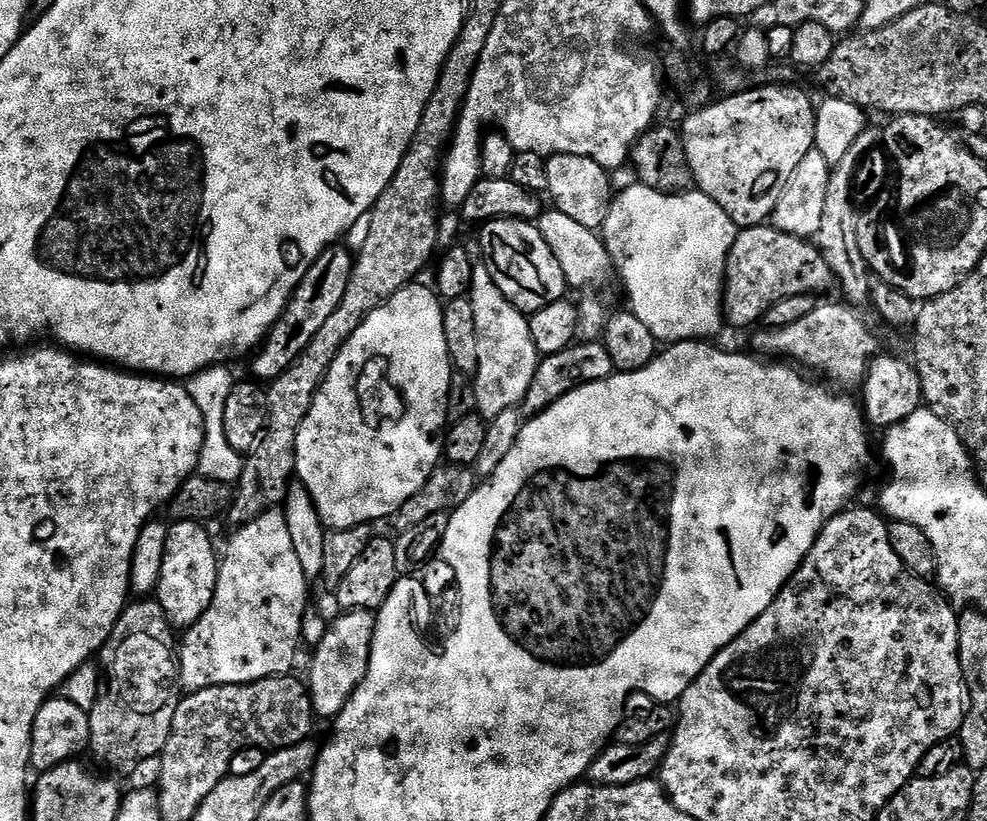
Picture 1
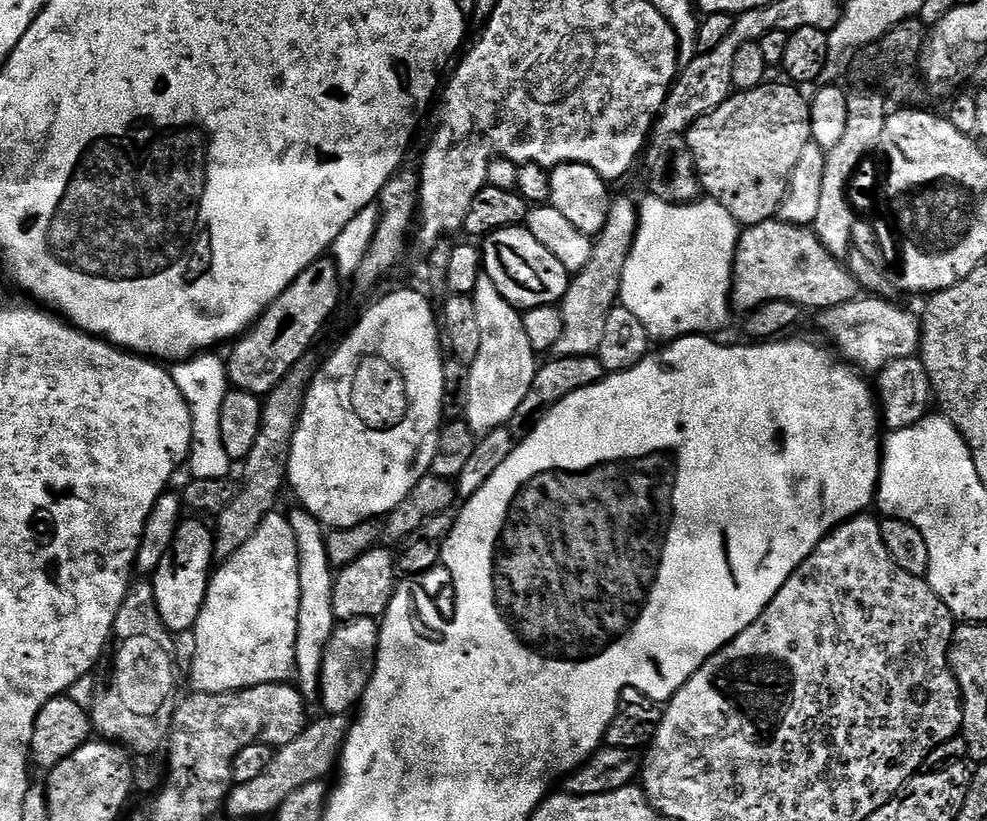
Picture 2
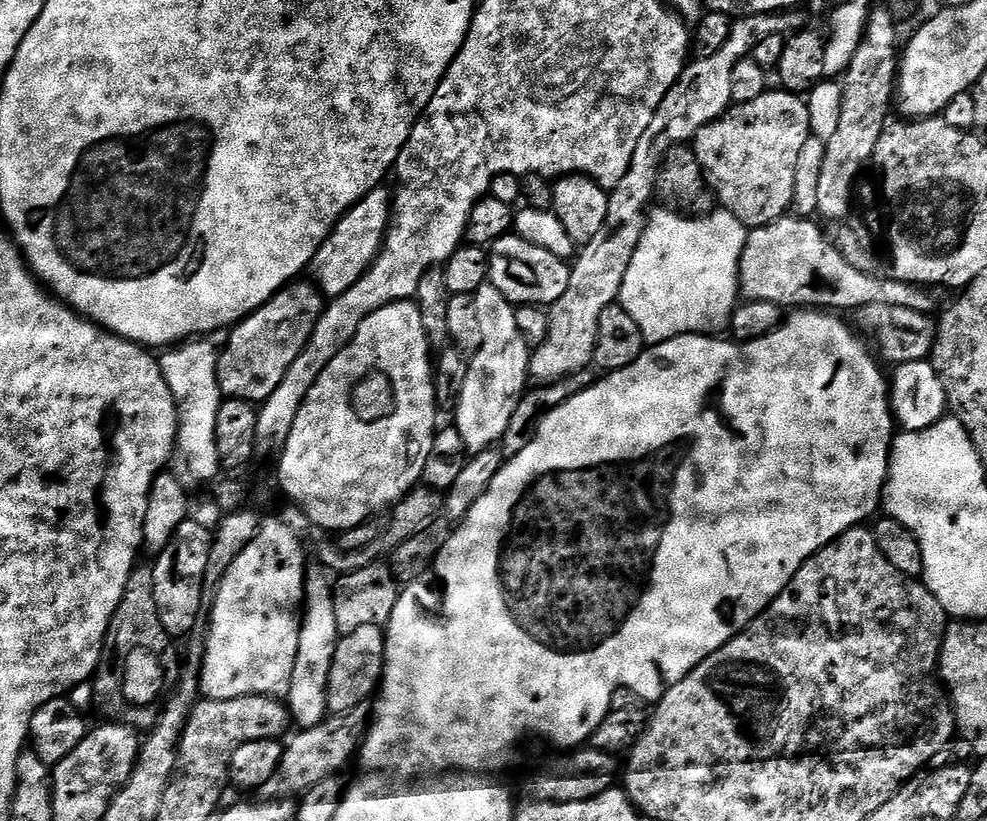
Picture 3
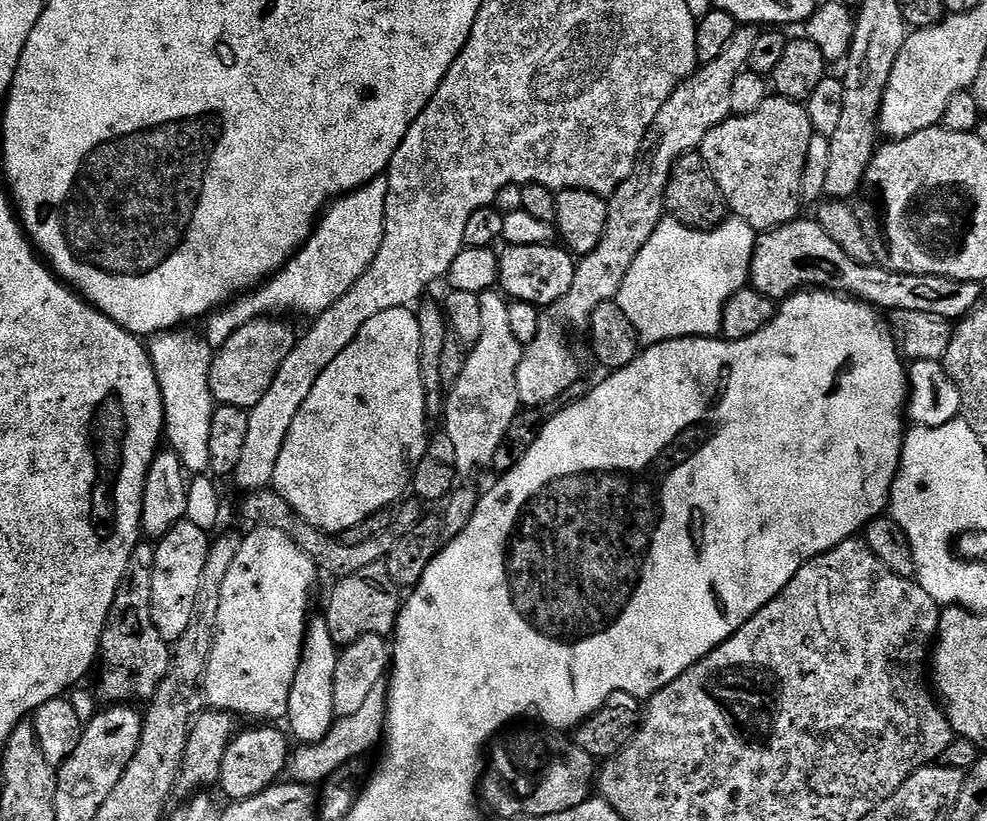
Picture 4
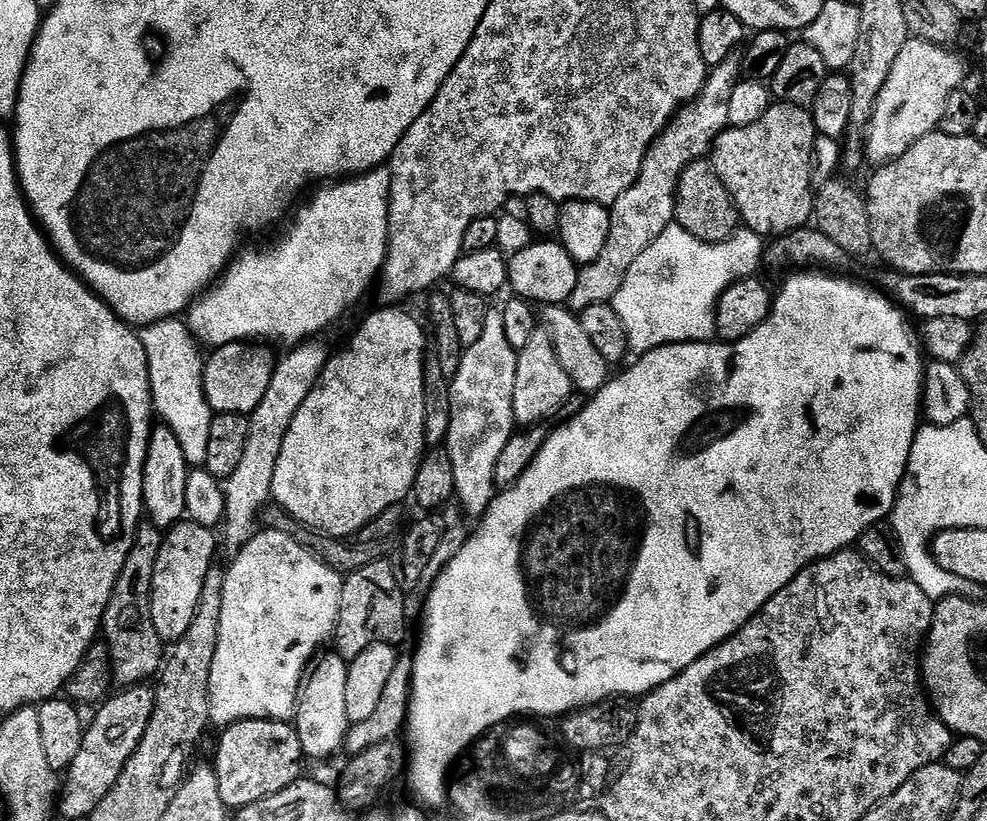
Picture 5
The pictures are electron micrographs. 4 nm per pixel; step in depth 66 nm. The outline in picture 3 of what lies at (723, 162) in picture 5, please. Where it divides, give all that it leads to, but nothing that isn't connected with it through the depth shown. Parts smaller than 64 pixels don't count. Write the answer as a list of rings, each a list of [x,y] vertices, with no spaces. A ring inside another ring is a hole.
[[[769,90],[754,102],[733,104],[723,116],[698,130],[694,151],[719,207],[751,230],[789,215],[798,154],[811,135],[807,99],[794,92]]]

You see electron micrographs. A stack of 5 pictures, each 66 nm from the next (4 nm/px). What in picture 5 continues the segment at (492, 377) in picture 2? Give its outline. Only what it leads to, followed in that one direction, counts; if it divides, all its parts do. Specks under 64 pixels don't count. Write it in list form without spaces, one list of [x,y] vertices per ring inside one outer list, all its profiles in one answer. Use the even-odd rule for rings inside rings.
[[[489,310],[486,314],[486,326],[482,326],[482,338],[474,342],[474,346],[464,348],[456,375],[451,377],[452,389],[448,392],[448,445],[446,451],[450,462],[454,462],[455,499],[475,518],[483,517],[484,512],[492,504],[492,497],[498,489],[494,478],[494,466],[498,466],[498,458],[502,450],[514,435],[517,425],[514,419],[514,378],[516,377],[517,349],[510,346],[506,338],[504,314],[500,310]]]

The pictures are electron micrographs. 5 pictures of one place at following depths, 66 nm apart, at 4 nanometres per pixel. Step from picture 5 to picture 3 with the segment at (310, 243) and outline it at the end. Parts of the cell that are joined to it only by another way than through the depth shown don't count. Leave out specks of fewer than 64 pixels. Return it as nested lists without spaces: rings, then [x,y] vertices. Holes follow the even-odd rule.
[[[381,186],[373,192],[367,192],[346,215],[337,220],[316,251],[315,283],[325,297],[335,298],[350,290],[350,286],[364,277],[364,273],[371,268],[372,261],[380,255],[390,223],[390,192],[386,189],[387,187]]]

